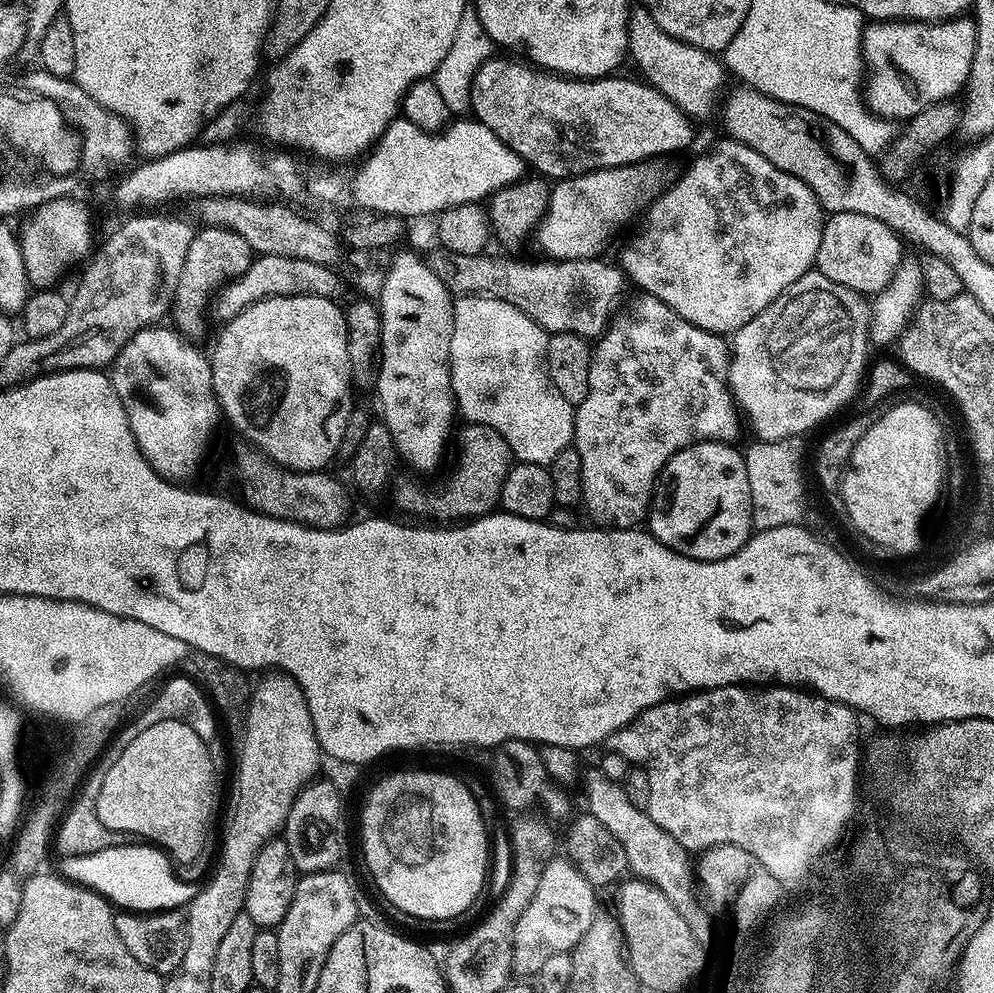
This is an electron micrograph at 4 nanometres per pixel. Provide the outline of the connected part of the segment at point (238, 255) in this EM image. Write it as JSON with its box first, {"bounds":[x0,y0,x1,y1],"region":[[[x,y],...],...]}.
{"bounds":[175,227,253,319],"region":[[[201,227],[190,242],[190,250],[186,254],[186,266],[182,266],[182,278],[178,282],[175,307],[177,309],[185,308],[185,318],[194,319],[195,308],[202,307],[204,299],[206,299],[206,304],[206,301],[217,289],[236,276],[242,275],[250,267],[253,259],[253,250],[246,242],[246,238],[242,238],[242,234],[232,232],[229,228]]]}

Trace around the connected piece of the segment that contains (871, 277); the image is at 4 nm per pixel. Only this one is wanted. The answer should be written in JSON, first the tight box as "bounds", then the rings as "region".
{"bounds":[815,213,902,294],"region":[[[831,213],[824,224],[815,267],[828,281],[838,282],[838,286],[846,286],[861,294],[875,294],[894,278],[902,259],[900,246],[900,236],[890,226],[869,215]]]}

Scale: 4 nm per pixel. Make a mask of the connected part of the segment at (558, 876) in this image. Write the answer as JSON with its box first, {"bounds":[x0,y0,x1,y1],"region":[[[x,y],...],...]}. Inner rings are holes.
{"bounds":[512,855,598,974],"region":[[[563,855],[553,856],[552,861],[542,870],[542,882],[538,891],[530,898],[530,906],[522,910],[518,926],[514,926],[512,966],[517,973],[534,974],[549,958],[559,952],[571,953],[578,946],[582,934],[598,919],[596,912],[597,889],[589,882],[571,860]]]}

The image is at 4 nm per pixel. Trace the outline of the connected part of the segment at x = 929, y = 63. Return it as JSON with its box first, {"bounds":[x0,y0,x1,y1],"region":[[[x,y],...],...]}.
{"bounds":[863,18,976,122],"region":[[[957,18],[934,24],[926,24],[919,20],[872,22],[865,27],[863,46],[868,107],[879,116],[908,122],[913,116],[926,110],[926,106],[955,97],[955,92],[959,88],[961,91],[967,85],[976,49],[976,21],[972,18]]]}

